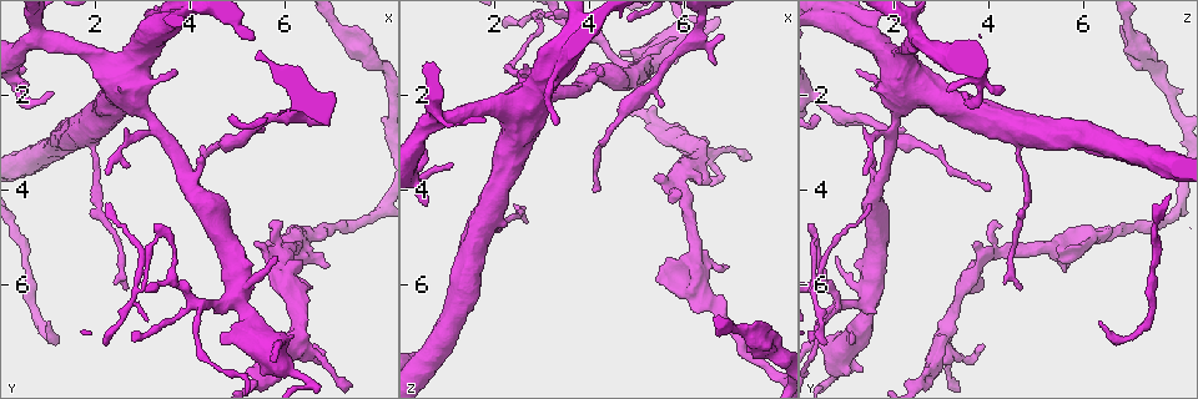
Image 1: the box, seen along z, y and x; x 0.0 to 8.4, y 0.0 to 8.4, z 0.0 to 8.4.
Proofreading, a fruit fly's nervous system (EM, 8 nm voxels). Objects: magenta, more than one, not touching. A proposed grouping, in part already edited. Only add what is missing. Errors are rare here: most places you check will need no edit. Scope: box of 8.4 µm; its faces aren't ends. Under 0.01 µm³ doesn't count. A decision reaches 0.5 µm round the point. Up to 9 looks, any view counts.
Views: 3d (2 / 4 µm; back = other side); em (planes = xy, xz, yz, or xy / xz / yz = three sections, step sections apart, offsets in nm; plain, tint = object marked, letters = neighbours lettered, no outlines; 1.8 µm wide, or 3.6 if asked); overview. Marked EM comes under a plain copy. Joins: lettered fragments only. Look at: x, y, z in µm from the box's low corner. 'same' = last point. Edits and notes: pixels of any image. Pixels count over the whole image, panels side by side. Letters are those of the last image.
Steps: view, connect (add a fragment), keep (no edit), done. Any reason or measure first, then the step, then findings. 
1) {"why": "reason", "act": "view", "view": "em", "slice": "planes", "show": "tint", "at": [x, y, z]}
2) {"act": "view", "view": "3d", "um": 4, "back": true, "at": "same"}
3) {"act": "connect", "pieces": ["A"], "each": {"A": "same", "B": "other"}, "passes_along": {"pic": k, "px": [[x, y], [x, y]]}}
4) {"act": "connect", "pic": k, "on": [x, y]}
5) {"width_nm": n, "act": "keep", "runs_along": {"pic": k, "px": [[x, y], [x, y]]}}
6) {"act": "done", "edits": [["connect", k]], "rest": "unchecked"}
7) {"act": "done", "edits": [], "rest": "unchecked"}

{"why": "tapers out", "act": "view", "view": "em", "slice": "xz", "step": 8, "show": "letters", "at": [5.75, 4.75, 4.30]}

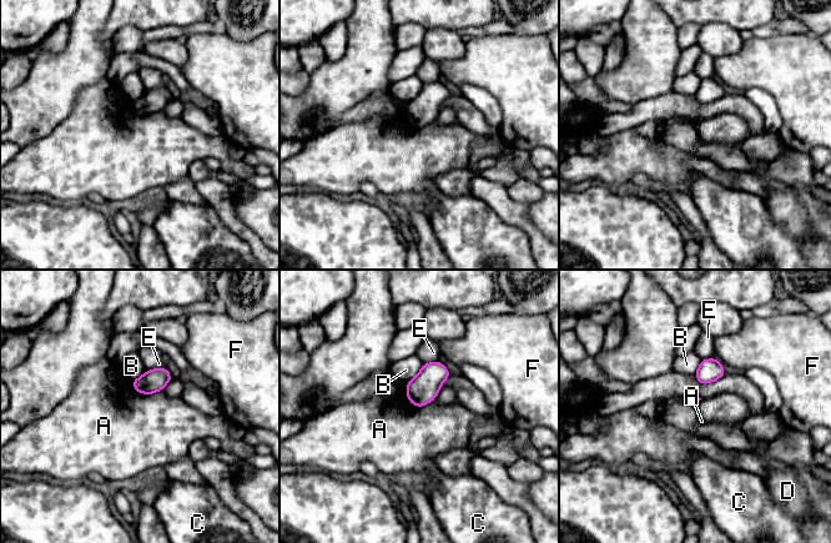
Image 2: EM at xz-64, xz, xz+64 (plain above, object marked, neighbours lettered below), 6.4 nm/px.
{"why": "another direction", "act": "view", "view": "em", "slice": "planes", "show": "letters", "at": "same"}

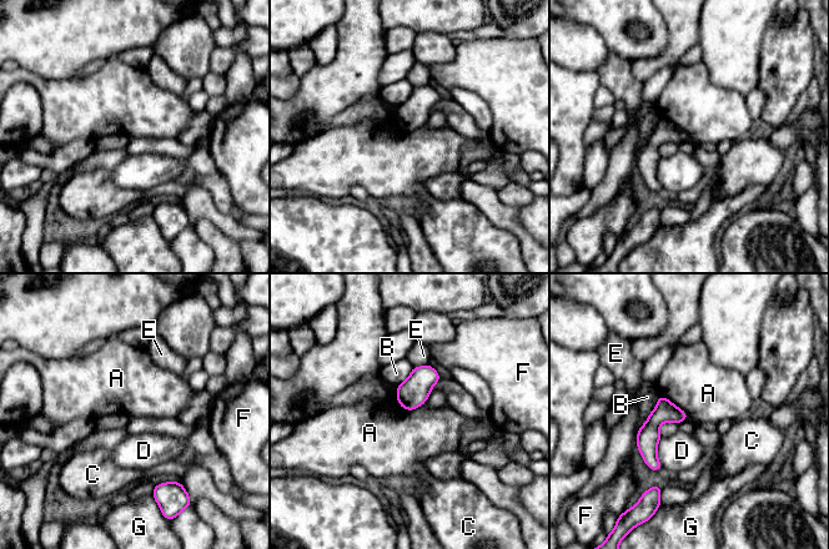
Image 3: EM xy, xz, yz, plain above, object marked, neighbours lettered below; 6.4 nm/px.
{"width_nm": 140, "act": "keep", "each": {"A": "other", "B": "other", "C": "other", "D": "other", "E": "other", "F": "other", "G": "other"}, "border": {"pic": 3, "px": [[396, 396], [406, 409], [423, 403]]}, "found": "no lettered fragment goes on from it"}

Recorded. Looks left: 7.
{"why": "calibre changes", "act": "view", "view": "3d", "um": 4, "at": [4.60, 3.05, 2.60]}

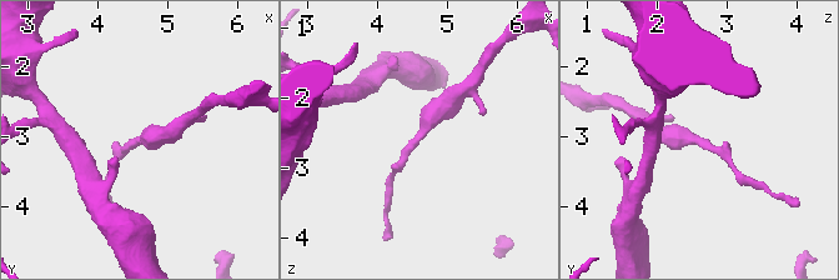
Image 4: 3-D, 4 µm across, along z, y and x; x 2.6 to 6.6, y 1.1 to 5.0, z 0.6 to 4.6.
{"why": "now the EM", "act": "view", "view": "em", "um": 3.6, "slice": "planes", "show": "letters", "at": [4.55, 3.10, 2.65]}

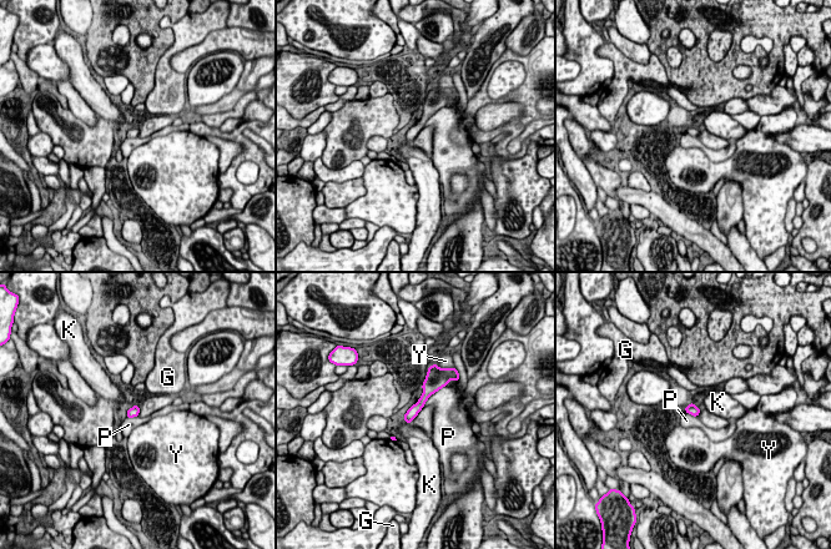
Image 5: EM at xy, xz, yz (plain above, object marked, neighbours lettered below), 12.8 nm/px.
{"width_nm": 130, "act": "keep", "each": {"G": "other", "K": "other", "P": "other", "Y": "other"}, "border": {"pic": 5, "px": [[446, 384], [437, 389], [423, 406]]}, "found": "no lettered fragment goes on from it"}

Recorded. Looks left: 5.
{"why": "an open end", "act": "view", "view": "em", "um": 3.6, "slice": "xy", "step": 4, "show": "letters", "at": [6.60, 7.25, 3.90]}

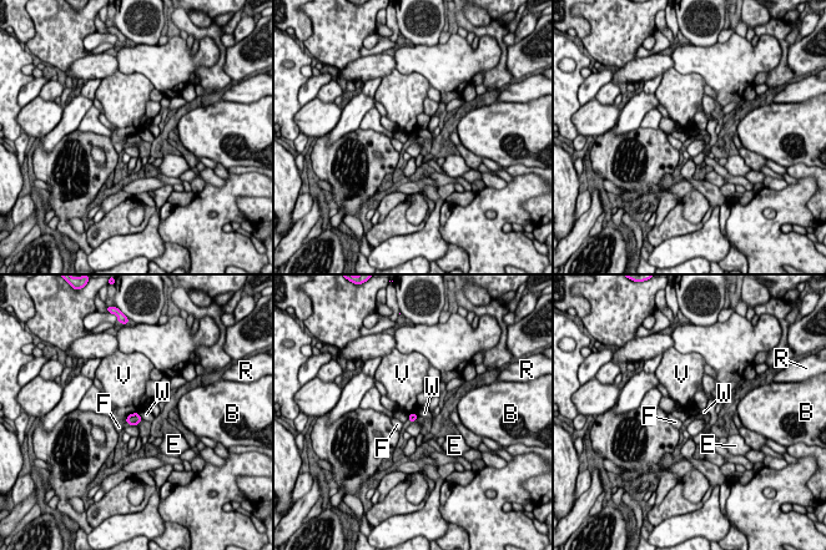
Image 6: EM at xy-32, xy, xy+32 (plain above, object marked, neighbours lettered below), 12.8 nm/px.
{"why": "another direction", "act": "view", "view": "em", "um": 3.6, "slice": "planes", "show": "letters", "at": "same"}

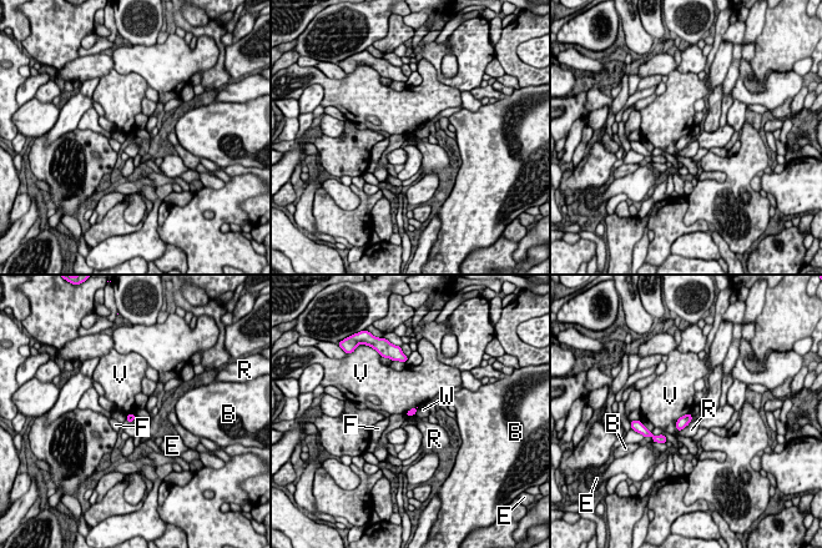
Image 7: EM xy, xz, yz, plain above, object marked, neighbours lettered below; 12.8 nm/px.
{"longest_contact_nm": ["V", 300], "act": "keep", "each": {"B": "other", "E": "other", "F": "other", "R": "other", "V": "other", "W": "other"}, "border": {"pic": 7, "px": [[689, 412], [677, 420], [676, 430]]}, "found": "none of them fits"}

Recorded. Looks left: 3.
{"why": "tapers out", "act": "view", "view": "em", "slice": "xy", "step": 16, "show": "letters", "at": [5.85, 5.45, 0.75]}

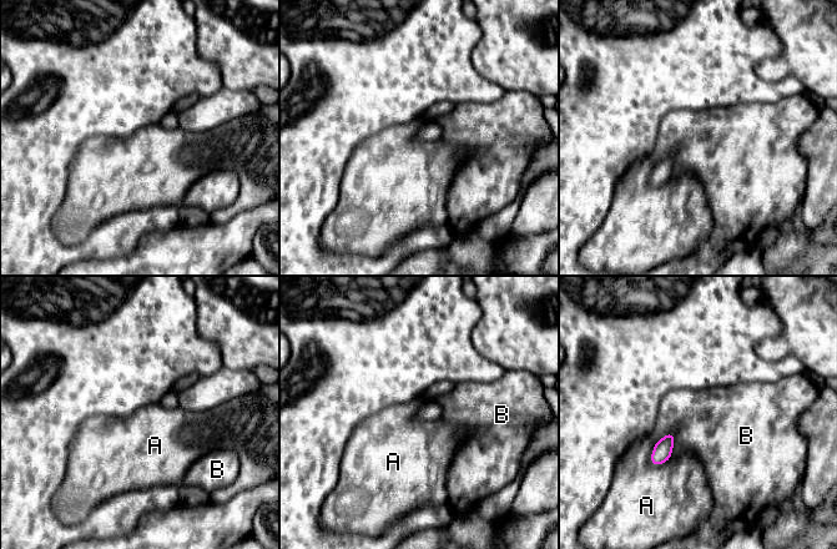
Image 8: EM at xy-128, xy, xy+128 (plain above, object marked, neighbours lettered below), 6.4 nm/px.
{"act": "keep", "each": {"A": "other", "B": "other"}, "border": {"pic": 8, "px": [[655, 443], [651, 462], [657, 466]]}, "found": "no lettered fragment goes on from it"}

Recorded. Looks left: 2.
{"act": "done", "edits": [], "rest": "unchecked"}

